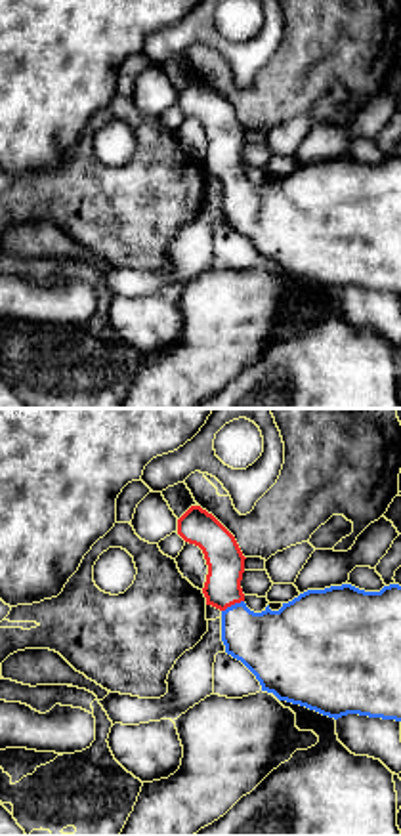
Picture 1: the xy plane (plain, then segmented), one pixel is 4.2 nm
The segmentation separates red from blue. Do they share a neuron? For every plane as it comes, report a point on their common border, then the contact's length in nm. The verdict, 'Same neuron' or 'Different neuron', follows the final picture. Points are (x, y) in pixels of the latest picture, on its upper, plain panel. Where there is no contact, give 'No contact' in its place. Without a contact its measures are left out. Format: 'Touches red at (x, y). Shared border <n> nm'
Touches red at (232, 176). Shared border 110 nm

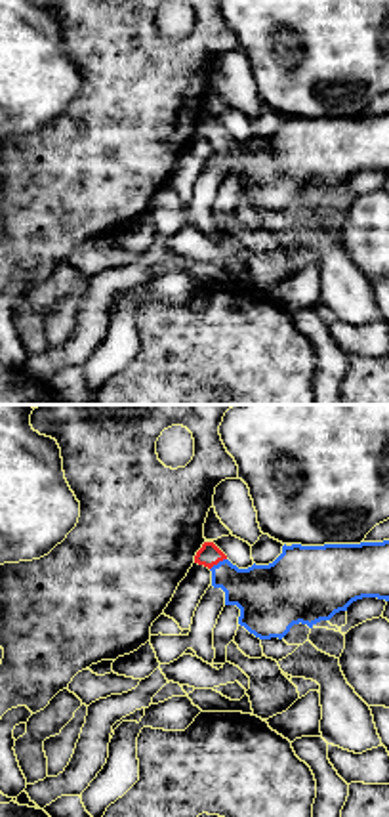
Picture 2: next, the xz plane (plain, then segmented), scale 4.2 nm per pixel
Touches red at (218, 134). Shared border 90 nm

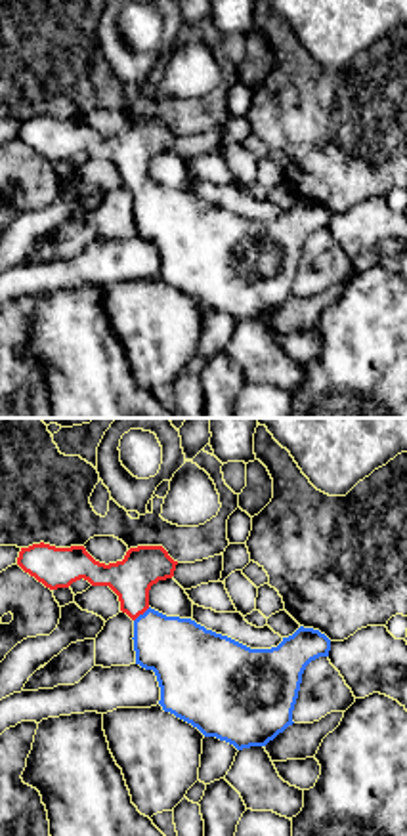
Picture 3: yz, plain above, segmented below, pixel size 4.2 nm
Touches red at (142, 186). Shared border 90 nm

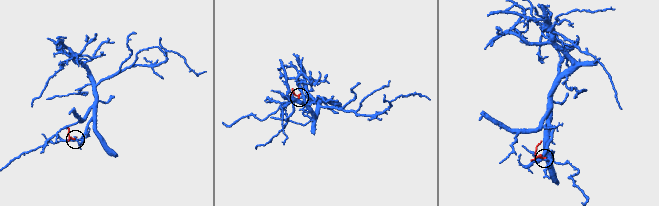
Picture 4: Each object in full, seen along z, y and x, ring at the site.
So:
Same neuron

